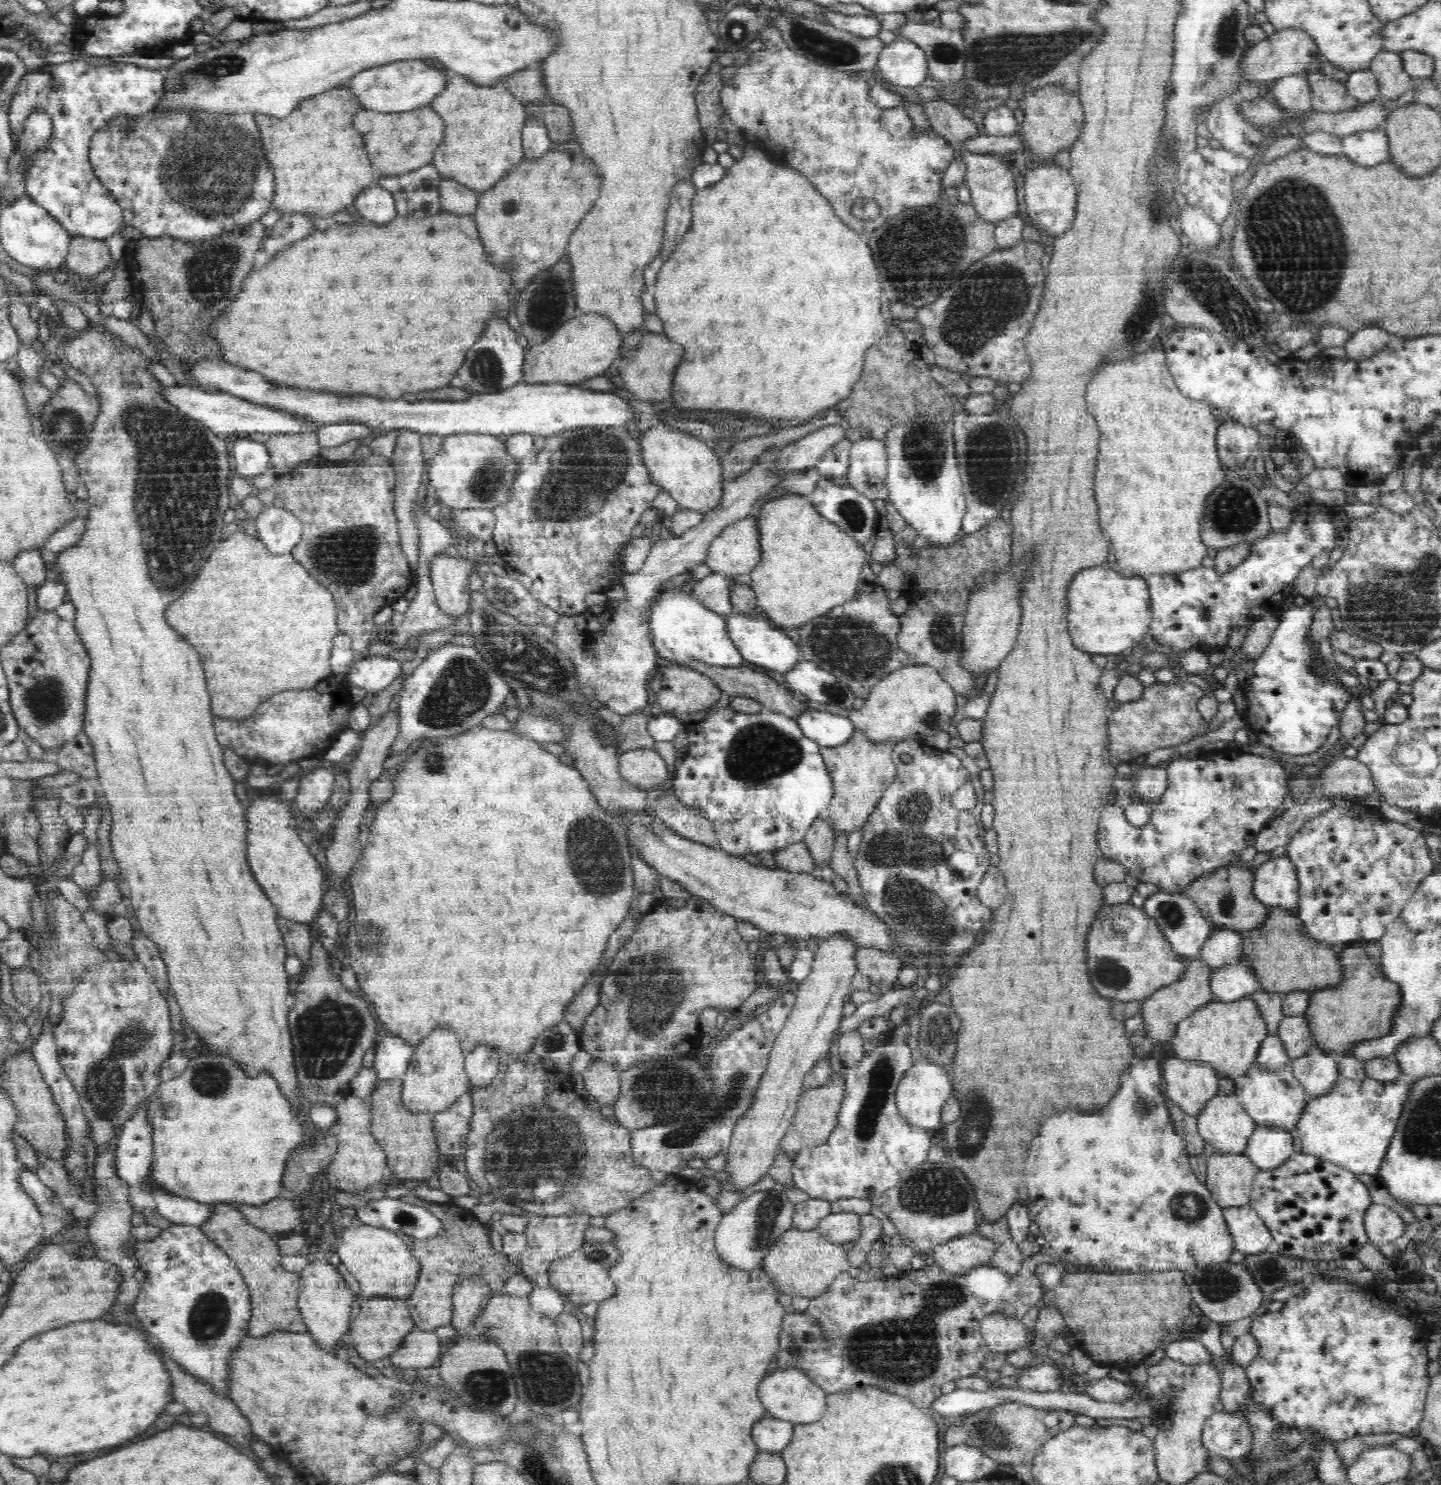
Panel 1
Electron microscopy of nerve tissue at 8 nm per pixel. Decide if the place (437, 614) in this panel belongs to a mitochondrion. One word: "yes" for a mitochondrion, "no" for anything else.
no

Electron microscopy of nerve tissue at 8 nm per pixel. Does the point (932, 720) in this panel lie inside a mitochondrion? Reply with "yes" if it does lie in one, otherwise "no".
yes

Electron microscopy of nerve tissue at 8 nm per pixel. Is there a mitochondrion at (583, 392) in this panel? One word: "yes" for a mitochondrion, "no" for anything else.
no

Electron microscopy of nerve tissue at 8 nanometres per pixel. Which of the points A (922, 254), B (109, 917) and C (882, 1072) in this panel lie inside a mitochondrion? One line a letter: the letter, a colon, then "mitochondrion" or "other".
A: mitochondrion
B: other
C: mitochondrion

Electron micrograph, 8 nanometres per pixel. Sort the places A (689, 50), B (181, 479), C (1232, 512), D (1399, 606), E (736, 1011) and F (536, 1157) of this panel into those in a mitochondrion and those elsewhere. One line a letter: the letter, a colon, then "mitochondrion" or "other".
A: other
B: mitochondrion
C: mitochondrion
D: mitochondrion
E: other
F: mitochondrion

